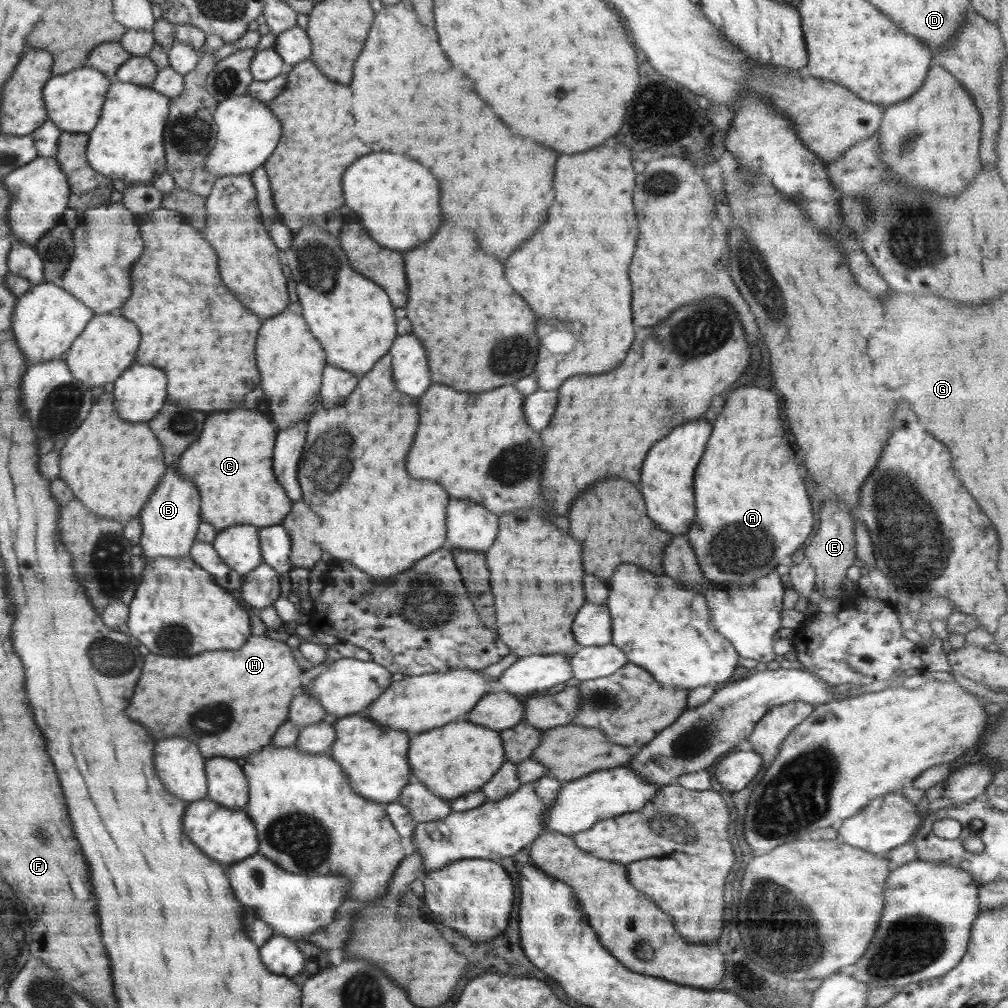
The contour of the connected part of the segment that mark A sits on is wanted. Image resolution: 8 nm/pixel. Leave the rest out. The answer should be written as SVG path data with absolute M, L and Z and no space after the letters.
M744 386L730 394L724 410L714 422L712 436L694 472L696 518L687 537L706 583L719 587L752 586L776 567L788 562L814 530L814 516L800 468L792 460L794 450L786 440L780 420L778 396L758 386Z

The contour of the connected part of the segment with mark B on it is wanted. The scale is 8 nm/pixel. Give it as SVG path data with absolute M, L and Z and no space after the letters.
M176 463L167 465L158 487L150 496L148 504L139 513L143 534L139 544L146 559L158 557L188 556L198 533L200 520L200 493L192 479L176 471Z

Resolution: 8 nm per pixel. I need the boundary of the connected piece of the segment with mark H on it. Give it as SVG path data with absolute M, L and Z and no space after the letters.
M251 634L248 637L248 641L242 647L238 647L238 650L206 650L206 652L196 654L192 658L172 658L172 656L166 658L166 656L148 654L146 656L146 678L142 678L142 686L138 686L138 698L134 698L134 706L130 706L130 718L134 718L136 722L144 722L144 716L146 716L146 726L148 726L148 730L154 730L154 738L156 740L168 738L170 732L174 736L186 736L188 740L192 740L194 744L200 746L199 752L202 753L202 757L205 760L214 757L224 757L234 760L240 756L245 758L250 753L261 750L264 746L270 744L277 728L287 720L290 702L300 693L300 686L302 686L300 676L302 676L302 672L303 669L297 664L296 659L294 659L292 647L286 645L284 641L278 641L277 638L271 639L269 634L262 636Z

